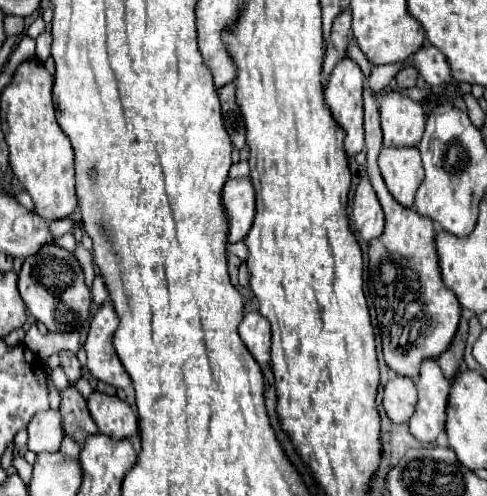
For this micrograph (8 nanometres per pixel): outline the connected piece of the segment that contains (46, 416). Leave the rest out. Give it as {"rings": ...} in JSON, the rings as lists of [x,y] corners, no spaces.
{"rings":[[[54,410],[38,412],[28,424],[28,450],[36,454],[42,450],[58,450],[62,436],[62,416]]]}

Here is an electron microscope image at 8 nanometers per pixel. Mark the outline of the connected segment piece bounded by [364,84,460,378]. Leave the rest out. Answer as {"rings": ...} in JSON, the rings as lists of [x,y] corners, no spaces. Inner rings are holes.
{"rings":[[[368,84],[364,86],[364,130],[368,150],[368,176],[386,214],[386,230],[378,240],[370,242],[368,250],[368,292],[380,326],[386,366],[400,376],[418,378],[420,364],[424,360],[436,360],[442,352],[448,350],[460,324],[460,302],[456,294],[452,294],[450,288],[446,288],[442,282],[434,222],[420,218],[420,214],[412,208],[400,206],[384,186],[378,170],[378,154],[382,148],[380,110]]]}

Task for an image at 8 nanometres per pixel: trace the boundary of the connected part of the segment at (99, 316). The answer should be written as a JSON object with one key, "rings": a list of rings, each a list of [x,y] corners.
{"rings":[[[104,304],[92,316],[90,332],[86,340],[86,356],[88,356],[86,366],[96,380],[102,380],[106,384],[112,384],[114,388],[126,390],[132,382],[124,366],[120,364],[120,358],[116,356],[114,344],[112,344],[118,322],[120,320],[112,304]]]}

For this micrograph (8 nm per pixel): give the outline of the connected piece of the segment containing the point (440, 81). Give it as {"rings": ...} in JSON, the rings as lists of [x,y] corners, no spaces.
{"rings":[[[424,44],[414,54],[414,62],[420,68],[422,78],[430,86],[450,86],[450,84],[454,84],[452,70],[450,70],[448,62],[444,60],[444,54],[440,50],[436,50],[432,44]]]}

